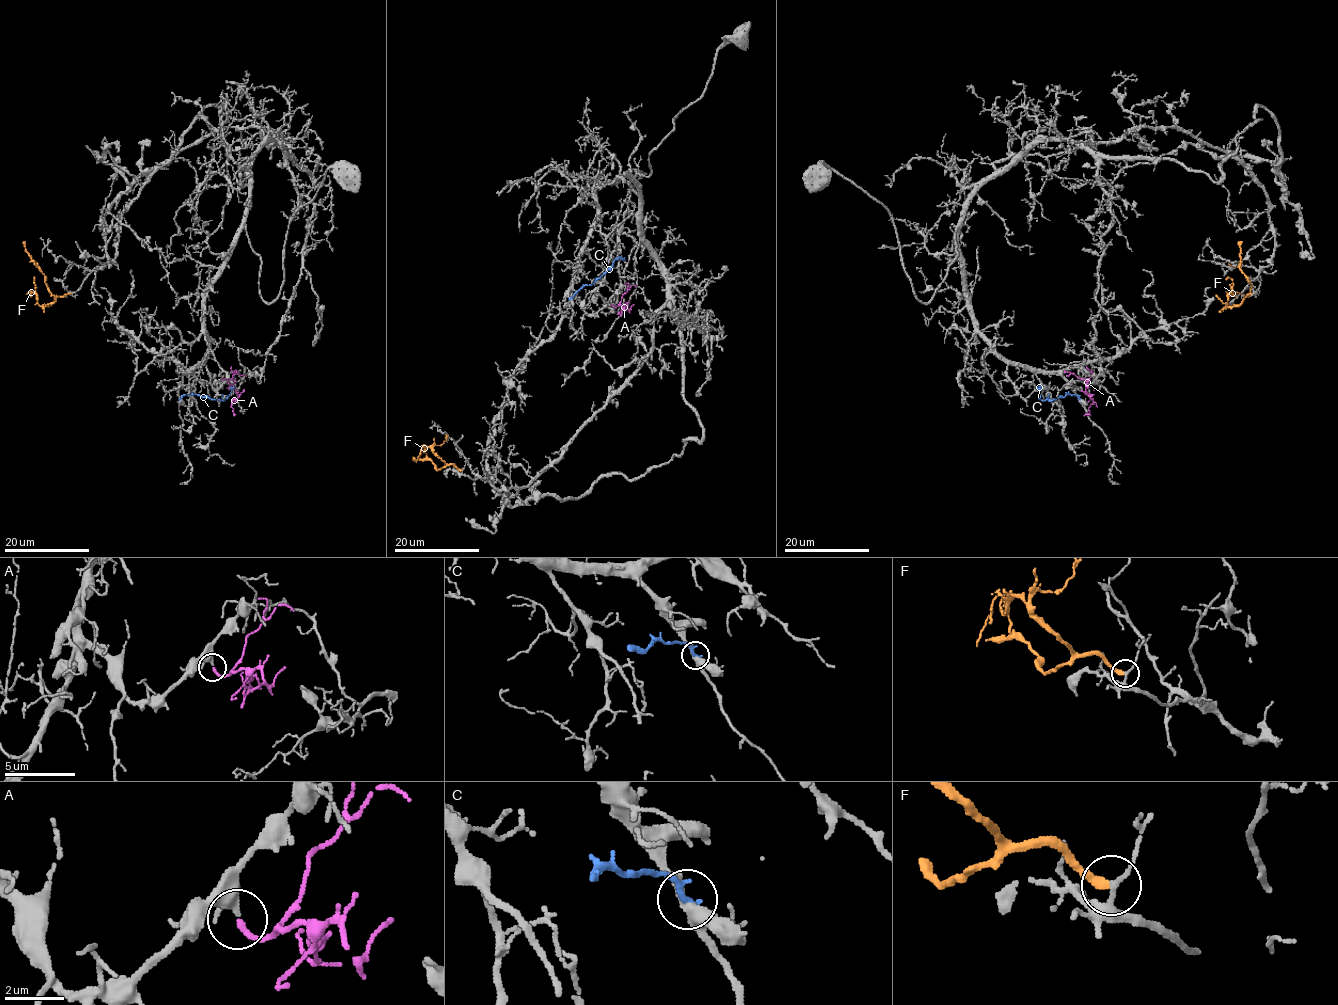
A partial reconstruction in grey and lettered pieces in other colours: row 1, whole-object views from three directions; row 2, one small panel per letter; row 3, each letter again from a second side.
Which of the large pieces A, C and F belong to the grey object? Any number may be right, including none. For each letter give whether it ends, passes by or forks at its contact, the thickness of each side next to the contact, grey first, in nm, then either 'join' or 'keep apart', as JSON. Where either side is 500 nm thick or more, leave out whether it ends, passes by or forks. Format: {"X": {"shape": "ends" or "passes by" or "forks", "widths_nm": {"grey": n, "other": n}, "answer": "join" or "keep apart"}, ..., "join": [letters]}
{"A": {"shape": "ends", "widths_nm": {"grey": 280, "other": 180}, "answer": "join"}, "C": {"shape": "ends", "widths_nm": {"grey": 320, "other": 240}, "answer": "keep apart"}, "F": {"shape": "ends", "widths_nm": {"grey": 140, "other": 280}, "answer": "keep apart"}, "join": ["A"]}

